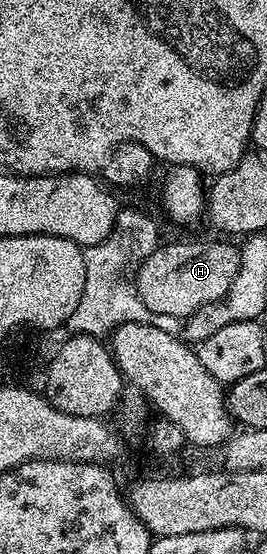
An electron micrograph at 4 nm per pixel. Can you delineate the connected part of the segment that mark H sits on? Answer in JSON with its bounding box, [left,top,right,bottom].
[133,240,239,320]

